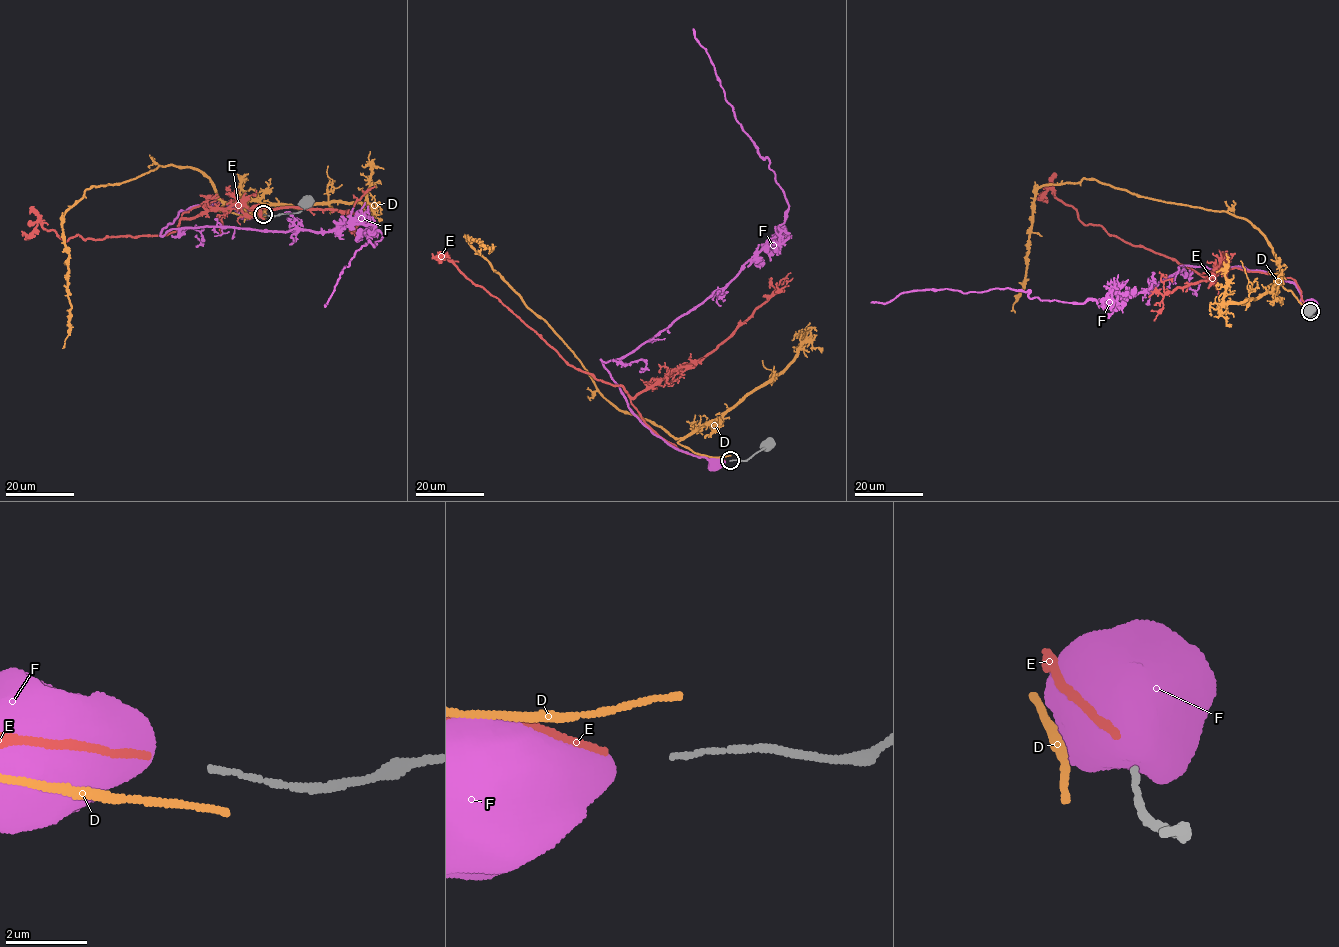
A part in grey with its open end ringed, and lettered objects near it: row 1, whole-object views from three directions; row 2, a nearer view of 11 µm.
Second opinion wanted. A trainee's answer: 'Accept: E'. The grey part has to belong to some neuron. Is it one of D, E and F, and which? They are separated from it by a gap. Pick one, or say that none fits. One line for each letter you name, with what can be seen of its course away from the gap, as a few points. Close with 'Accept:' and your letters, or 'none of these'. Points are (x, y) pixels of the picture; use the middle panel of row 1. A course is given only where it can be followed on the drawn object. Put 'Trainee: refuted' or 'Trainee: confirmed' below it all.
E: via (724, 460), (686, 454), (665, 441), (645, 422), (622, 386), (596, 380), (571, 366), (448, 257), (432, 253)
Accept: E
Trainee: confirmed

